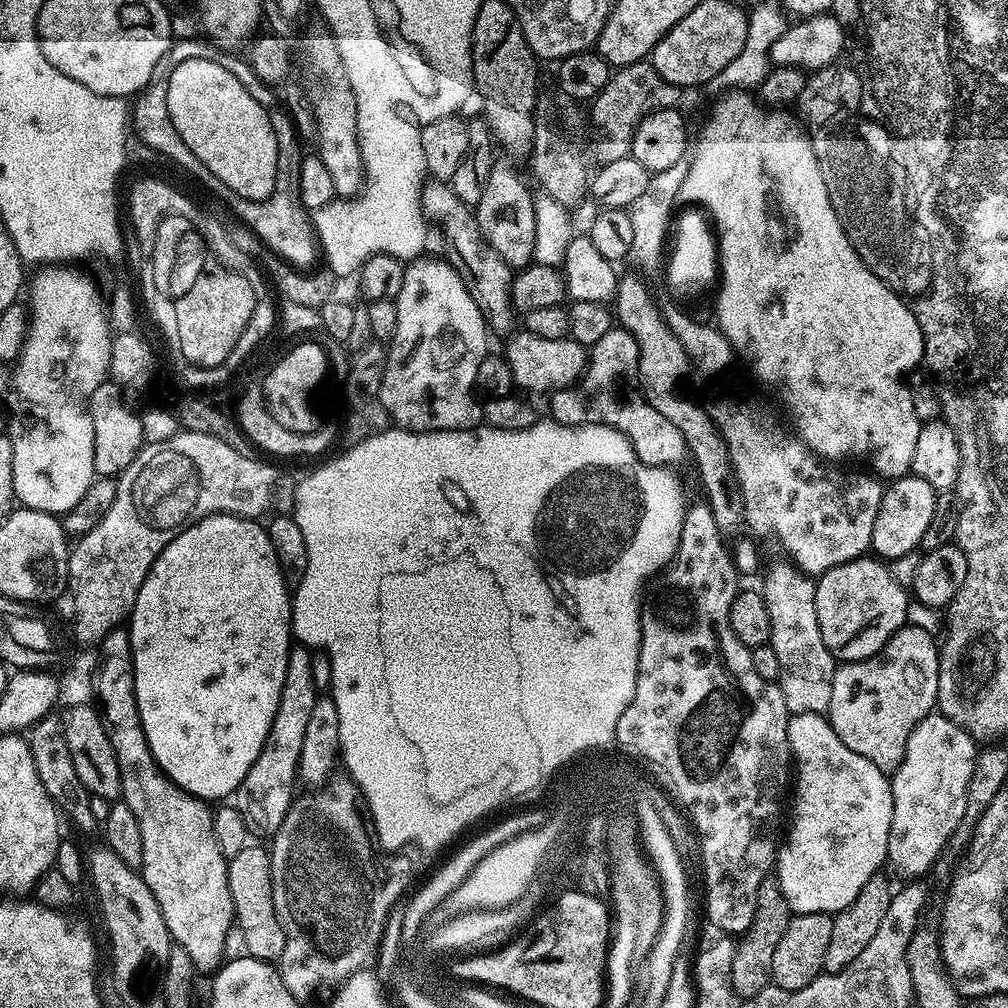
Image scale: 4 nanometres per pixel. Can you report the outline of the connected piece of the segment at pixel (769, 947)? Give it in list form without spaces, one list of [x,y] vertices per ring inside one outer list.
[[[769,874],[756,891],[754,917],[751,919],[750,926],[735,941],[736,953],[730,978],[732,991],[737,997],[757,996],[761,990],[769,987],[774,966],[774,950],[778,946],[779,939],[786,932],[791,917],[791,908],[780,890],[780,885],[774,876]]]

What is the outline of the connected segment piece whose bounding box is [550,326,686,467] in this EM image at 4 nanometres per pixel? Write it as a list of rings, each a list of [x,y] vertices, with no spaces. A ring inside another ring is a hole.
[[[614,326],[602,334],[596,344],[591,345],[590,359],[578,383],[569,384],[567,388],[557,388],[551,393],[551,419],[560,424],[609,424],[632,443],[636,457],[644,464],[676,466],[686,456],[684,439],[678,426],[674,426],[674,422],[666,422],[666,418],[662,418],[654,406],[644,401],[633,381],[624,377],[635,377],[639,364],[638,342],[634,342],[625,328]]]

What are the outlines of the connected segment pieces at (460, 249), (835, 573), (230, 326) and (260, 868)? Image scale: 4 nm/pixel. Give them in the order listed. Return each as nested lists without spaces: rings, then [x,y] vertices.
[[[444,182],[425,183],[422,193],[422,211],[429,221],[440,223],[440,228],[444,231],[444,244],[448,247],[446,259],[462,278],[470,298],[474,298],[478,310],[484,315],[484,323],[495,335],[497,332],[501,338],[507,337],[513,331],[512,323],[515,320],[517,323],[518,320],[512,306],[514,272],[483,237],[476,221],[475,211],[465,201],[460,200],[452,188]]]
[[[861,558],[825,568],[816,580],[816,613],[822,642],[837,661],[865,660],[904,627],[910,603],[906,588],[892,577],[887,563]]]
[[[212,264],[204,268],[175,297],[177,310],[173,314],[174,335],[180,343],[180,352],[185,361],[199,367],[216,367],[225,362],[227,355],[246,329],[258,292],[235,267]]]
[[[252,842],[247,848],[238,850],[238,854],[234,854],[228,861],[228,881],[230,896],[236,910],[234,924],[238,932],[240,928],[240,936],[244,939],[243,951],[256,960],[279,961],[286,946],[286,934],[274,910],[272,857],[269,849],[259,848],[256,842]]]

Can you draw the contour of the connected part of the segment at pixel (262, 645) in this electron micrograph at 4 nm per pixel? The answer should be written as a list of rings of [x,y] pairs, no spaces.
[[[227,514],[204,516],[199,524],[191,524],[178,536],[176,542],[154,562],[151,576],[146,578],[146,582],[142,582],[142,592],[138,594],[136,610],[130,620],[130,635],[134,649],[132,661],[134,662],[138,714],[144,720],[142,730],[146,734],[146,742],[154,758],[160,763],[160,769],[179,788],[205,802],[222,799],[224,792],[235,793],[242,778],[246,778],[250,766],[254,766],[254,758],[258,758],[266,742],[266,734],[270,734],[270,726],[274,722],[274,714],[282,698],[282,682],[286,682],[288,651],[294,647],[290,589],[278,566],[276,548],[270,546],[267,527],[246,516]]]

